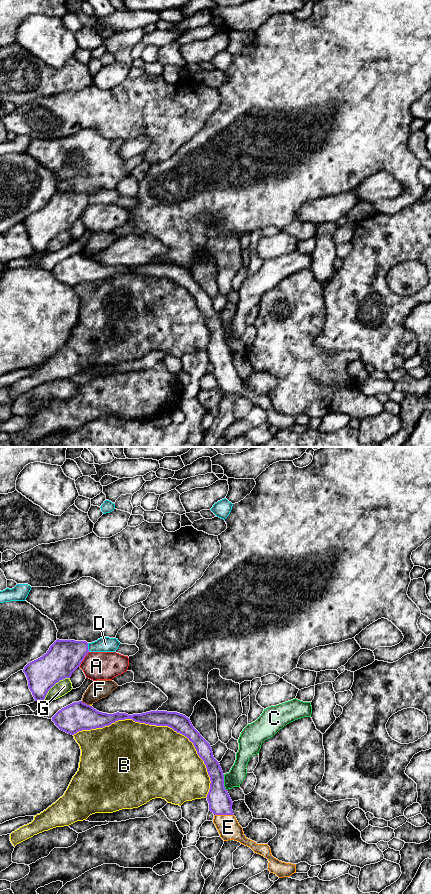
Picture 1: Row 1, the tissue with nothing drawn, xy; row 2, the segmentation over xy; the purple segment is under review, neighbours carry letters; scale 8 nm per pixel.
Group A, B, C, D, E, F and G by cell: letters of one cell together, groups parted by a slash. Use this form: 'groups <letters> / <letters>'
groups A / B / C / D / E / F / G

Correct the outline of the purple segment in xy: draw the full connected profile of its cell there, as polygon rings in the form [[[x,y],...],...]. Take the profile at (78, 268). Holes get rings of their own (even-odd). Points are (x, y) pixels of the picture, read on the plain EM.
[[[82,253],[74,254],[61,262],[52,273],[62,283],[74,287],[82,282],[103,280],[118,272],[132,271],[135,274],[156,278],[168,278],[177,285],[187,289],[206,317],[210,329],[210,341],[207,346],[209,363],[214,366],[215,376],[220,389],[224,393],[234,392],[250,399],[254,405],[268,411],[268,422],[279,430],[290,429],[296,425],[296,416],[281,414],[274,410],[268,396],[257,396],[248,391],[233,366],[233,354],[224,339],[224,327],[219,314],[214,310],[210,296],[193,279],[190,271],[183,266],[167,263],[150,263],[142,266],[126,265],[107,266],[94,261]]]

